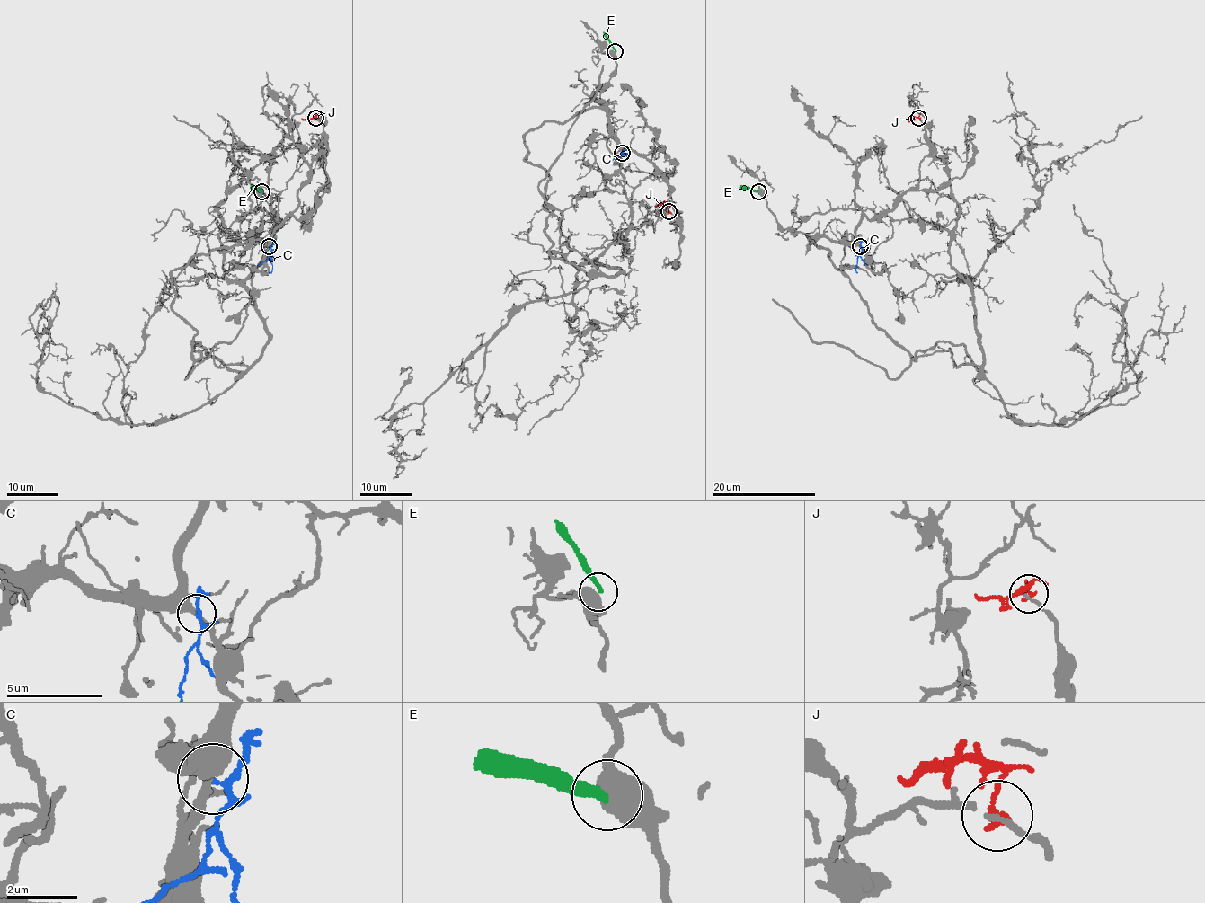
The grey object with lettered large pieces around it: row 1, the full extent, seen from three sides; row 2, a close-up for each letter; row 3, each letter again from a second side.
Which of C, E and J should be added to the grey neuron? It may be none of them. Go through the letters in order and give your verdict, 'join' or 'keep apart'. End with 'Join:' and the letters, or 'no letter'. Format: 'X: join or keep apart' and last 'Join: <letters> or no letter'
C: keep apart
E: keep apart
J: keep apart
Join: no letter

